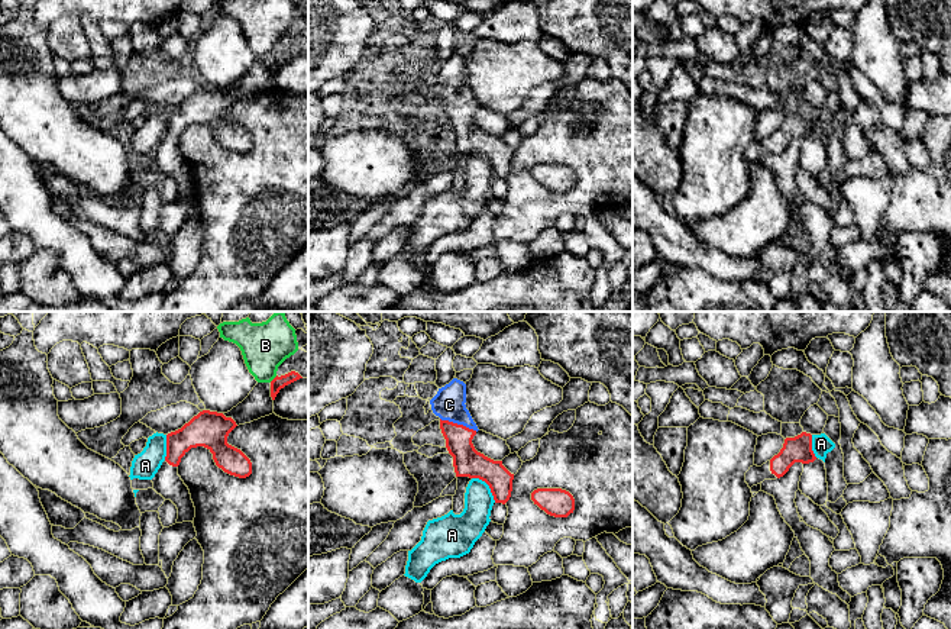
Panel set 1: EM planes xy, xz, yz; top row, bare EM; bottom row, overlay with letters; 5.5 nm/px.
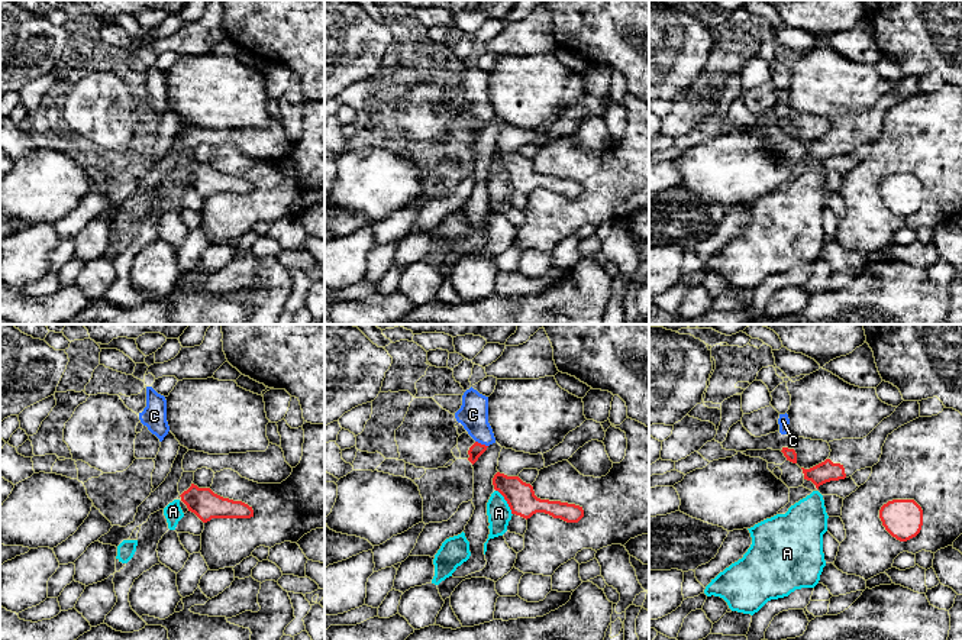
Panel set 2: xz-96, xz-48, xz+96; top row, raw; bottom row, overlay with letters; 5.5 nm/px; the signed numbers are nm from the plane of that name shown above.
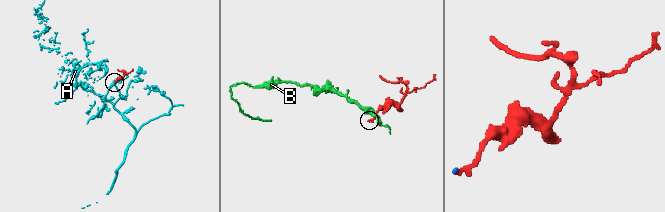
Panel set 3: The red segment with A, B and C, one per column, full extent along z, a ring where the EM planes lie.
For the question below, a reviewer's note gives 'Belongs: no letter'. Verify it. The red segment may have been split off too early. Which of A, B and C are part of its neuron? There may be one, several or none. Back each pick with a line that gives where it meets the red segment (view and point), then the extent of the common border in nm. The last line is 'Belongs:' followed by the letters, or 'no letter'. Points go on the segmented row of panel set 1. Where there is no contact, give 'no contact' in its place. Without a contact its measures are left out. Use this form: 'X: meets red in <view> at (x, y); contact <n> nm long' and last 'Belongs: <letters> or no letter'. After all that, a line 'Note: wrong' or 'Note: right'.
C: meets red in xz at (459, 425); contact 220 nm long
Belongs: C
Note: wrong

